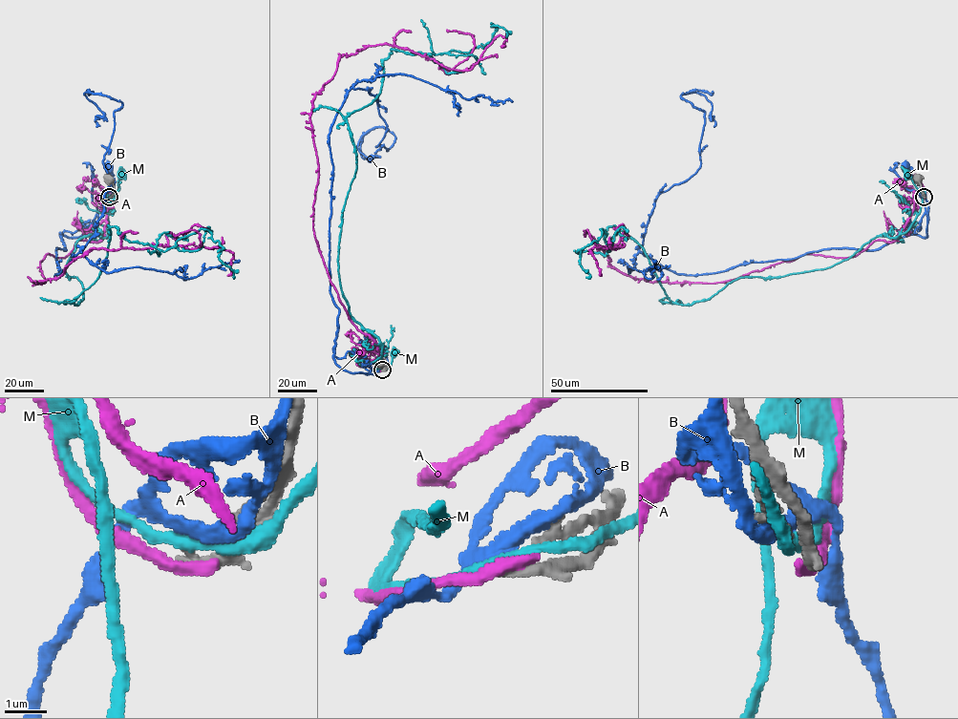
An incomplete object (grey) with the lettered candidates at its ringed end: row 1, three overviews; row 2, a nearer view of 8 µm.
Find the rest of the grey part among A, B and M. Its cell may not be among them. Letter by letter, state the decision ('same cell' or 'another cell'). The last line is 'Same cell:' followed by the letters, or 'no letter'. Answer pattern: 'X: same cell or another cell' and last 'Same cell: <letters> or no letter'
A: another cell
B: another cell
M: another cell
Same cell: no letter

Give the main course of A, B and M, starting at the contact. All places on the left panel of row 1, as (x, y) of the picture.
A: (110, 197), (100, 186), (104, 237), (46, 254), (36, 283), (93, 248), (155, 245), (221, 246), (227, 275)
B: (111, 195), (80, 236), (60, 235), (55, 275), (114, 183), (103, 159), (122, 103), (86, 92), (96, 127)
M: (109, 197), (117, 190), (121, 175)

